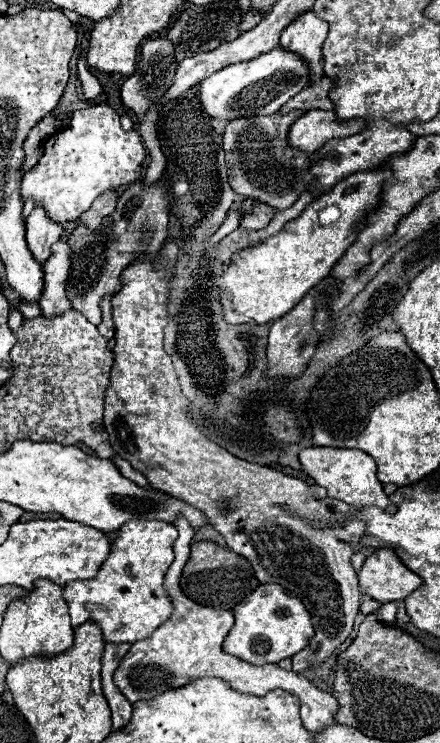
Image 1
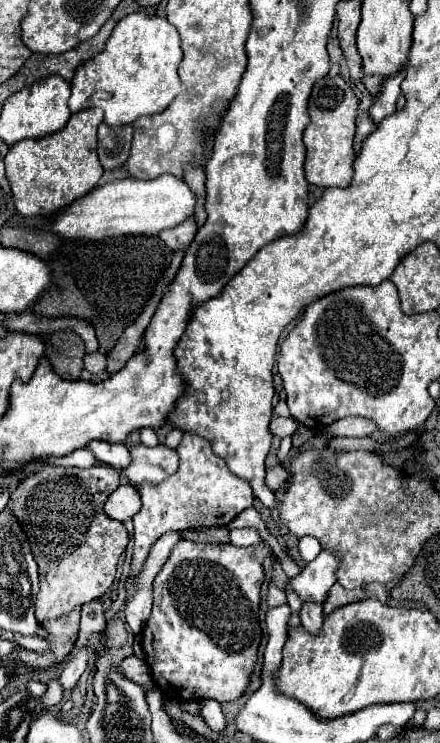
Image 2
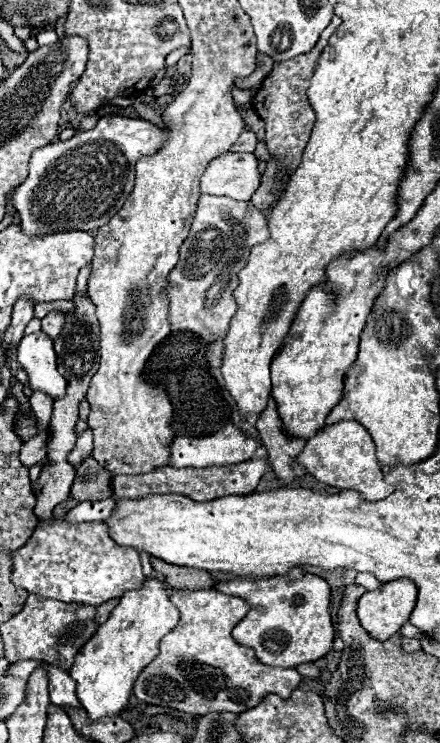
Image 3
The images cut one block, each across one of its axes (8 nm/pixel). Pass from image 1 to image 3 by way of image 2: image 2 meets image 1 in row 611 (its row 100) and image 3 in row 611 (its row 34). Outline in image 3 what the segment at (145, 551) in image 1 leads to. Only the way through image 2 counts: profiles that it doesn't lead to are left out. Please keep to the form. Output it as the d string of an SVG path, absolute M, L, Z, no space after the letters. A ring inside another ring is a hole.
M148 578L142 582L140 590L130 590L122 594L110 618L98 626L90 642L82 646L74 666L68 670L76 680L76 692L82 708L92 720L104 716L118 716L132 694L134 680L158 654L158 644L162 636L178 624L178 608L170 602L170 586L166 582Z

